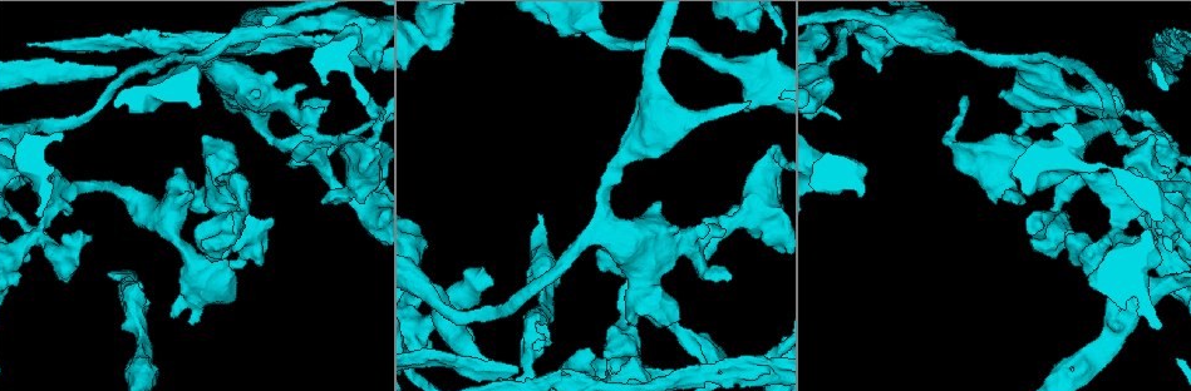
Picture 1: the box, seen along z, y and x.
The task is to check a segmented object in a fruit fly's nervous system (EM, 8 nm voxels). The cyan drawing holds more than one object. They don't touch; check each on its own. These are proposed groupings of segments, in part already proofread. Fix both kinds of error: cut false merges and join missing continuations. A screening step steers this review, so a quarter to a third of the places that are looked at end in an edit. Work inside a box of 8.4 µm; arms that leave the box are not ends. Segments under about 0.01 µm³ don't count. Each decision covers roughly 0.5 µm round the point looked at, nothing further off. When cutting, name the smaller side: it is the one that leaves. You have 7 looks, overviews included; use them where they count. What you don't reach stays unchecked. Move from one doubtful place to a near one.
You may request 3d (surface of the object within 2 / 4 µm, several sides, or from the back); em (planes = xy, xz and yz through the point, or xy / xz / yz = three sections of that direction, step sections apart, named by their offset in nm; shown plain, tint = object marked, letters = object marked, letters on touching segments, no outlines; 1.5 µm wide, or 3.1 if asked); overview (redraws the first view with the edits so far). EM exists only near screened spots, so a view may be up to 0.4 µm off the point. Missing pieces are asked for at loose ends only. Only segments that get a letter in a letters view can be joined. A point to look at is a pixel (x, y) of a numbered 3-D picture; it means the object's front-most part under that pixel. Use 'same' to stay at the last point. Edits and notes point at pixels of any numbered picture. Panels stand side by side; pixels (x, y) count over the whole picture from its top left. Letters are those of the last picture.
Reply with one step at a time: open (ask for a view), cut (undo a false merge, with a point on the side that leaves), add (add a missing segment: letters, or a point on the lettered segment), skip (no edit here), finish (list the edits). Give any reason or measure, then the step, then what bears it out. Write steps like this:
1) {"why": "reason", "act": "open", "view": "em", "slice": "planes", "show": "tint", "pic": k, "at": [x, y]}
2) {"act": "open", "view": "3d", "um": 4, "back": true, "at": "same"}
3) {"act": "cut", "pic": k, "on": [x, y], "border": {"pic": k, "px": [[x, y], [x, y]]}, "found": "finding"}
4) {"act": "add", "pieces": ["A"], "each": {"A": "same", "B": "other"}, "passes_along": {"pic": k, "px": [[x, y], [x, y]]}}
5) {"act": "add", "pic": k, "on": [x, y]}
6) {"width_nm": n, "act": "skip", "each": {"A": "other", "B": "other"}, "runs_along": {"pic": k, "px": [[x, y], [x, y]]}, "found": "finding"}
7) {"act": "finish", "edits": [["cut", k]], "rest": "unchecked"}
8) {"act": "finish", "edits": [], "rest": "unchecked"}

{"why": "narrows sharply", "act": "open", "view": "3d", "um": 4, "pic": 1, "at": [718, 222]}

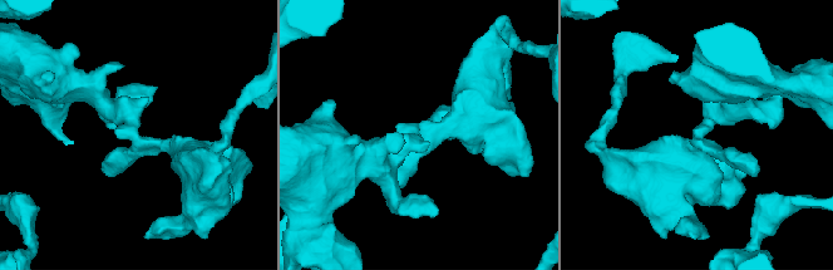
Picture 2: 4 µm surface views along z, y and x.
{"arms": 3, "arm_widths_nm": [280, 280, 400], "act": "open", "view": "em", "slice": "planes", "show": "tint", "pic": 2, "at": [697, 141]}

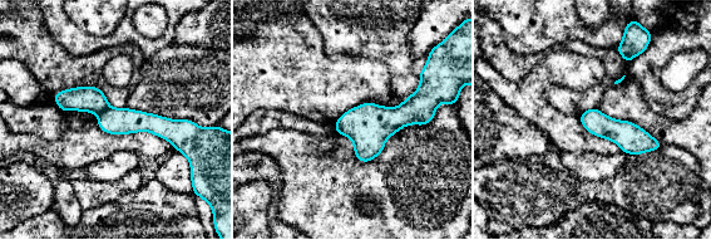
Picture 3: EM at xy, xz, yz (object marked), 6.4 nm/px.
{"why": "what lies round it", "act": "open", "view": "em", "slice": "planes", "show": "letters", "at": "same"}

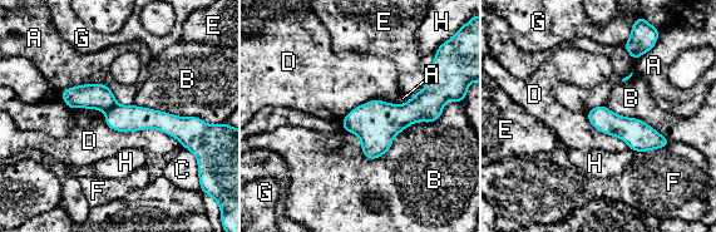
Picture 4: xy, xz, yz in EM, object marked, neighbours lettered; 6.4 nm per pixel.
{"act": "cut", "pic": 4, "on": [122, 118], "each": {"A": "other", "B": "other", "C": "other", "D": "other", "E": "other", "F": "other", "G": "other", "H": "other"}, "border": {"pic": 4, "px": [[115, 103], [105, 112]]}, "found": "a second neuron is stuck on"}

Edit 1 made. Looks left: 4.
{"act": "open", "view": "overview"}

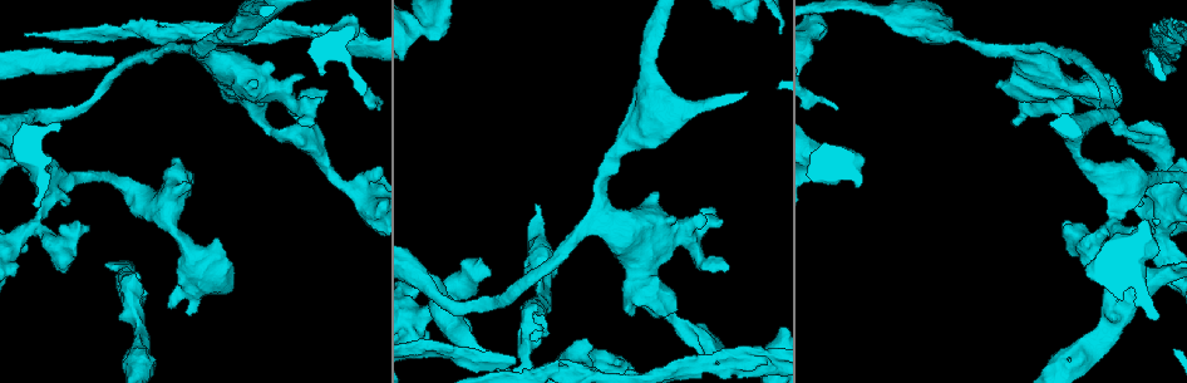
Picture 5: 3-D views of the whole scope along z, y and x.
{"why": "thick turns thin", "act": "open", "view": "em", "slice": "xz", "step": 8, "show": "tint", "pic": 5, "at": [879, 10]}

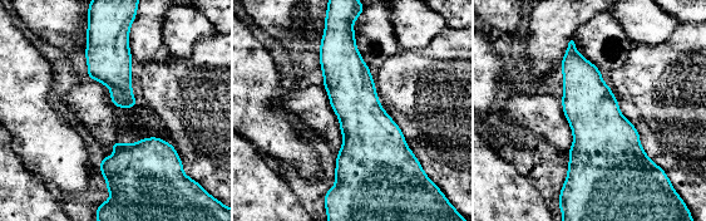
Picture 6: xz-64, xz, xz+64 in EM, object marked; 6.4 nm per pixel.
{"why": "cut it another way", "act": "open", "view": "em", "slice": "planes", "show": "letters", "at": "same"}

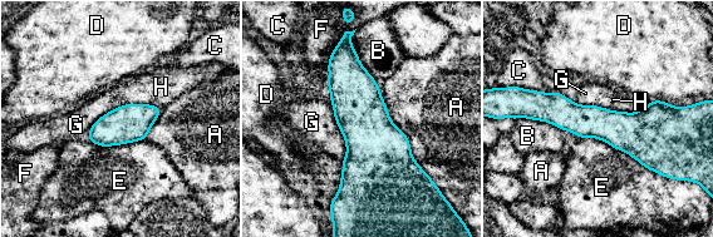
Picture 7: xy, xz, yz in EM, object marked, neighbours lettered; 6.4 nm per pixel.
{"longest_contact_nm": ["A", 650], "act": "skip", "each": {"A": "other", "B": "other", "C": "other", "D": "other", "E": "other", "F": "other", "G": "other", "H": "other"}, "border": {"pic": 7, "px": [[160, 107], [121, 104], [102, 115]]}, "found": "all the same neuron"}

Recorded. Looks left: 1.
{"act": "finish", "edits": [["cut", 4]], "rest": "unchecked"}

